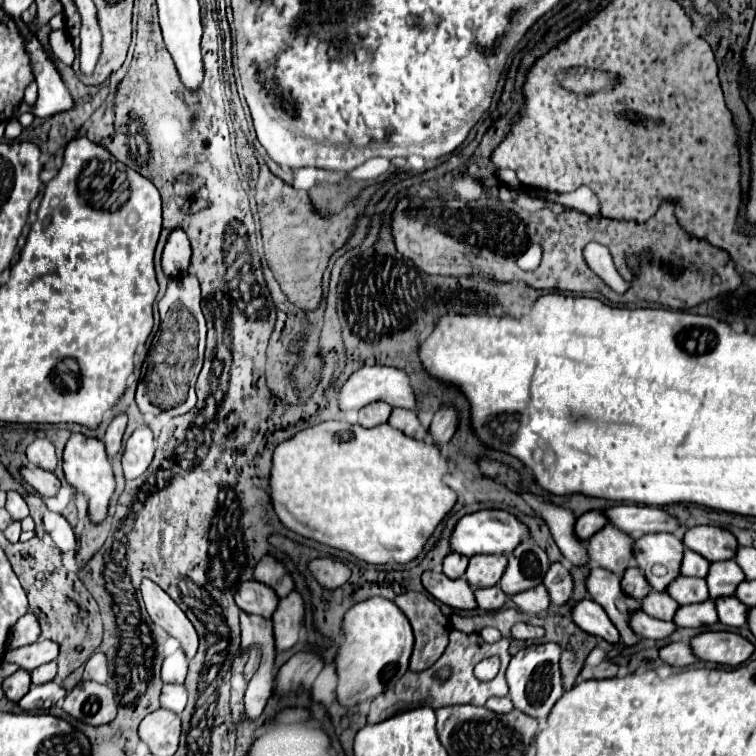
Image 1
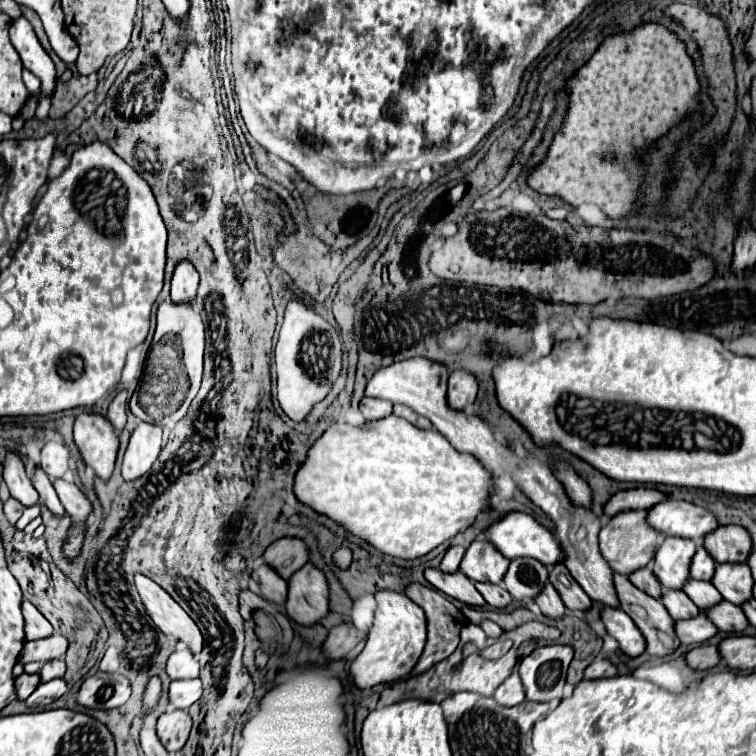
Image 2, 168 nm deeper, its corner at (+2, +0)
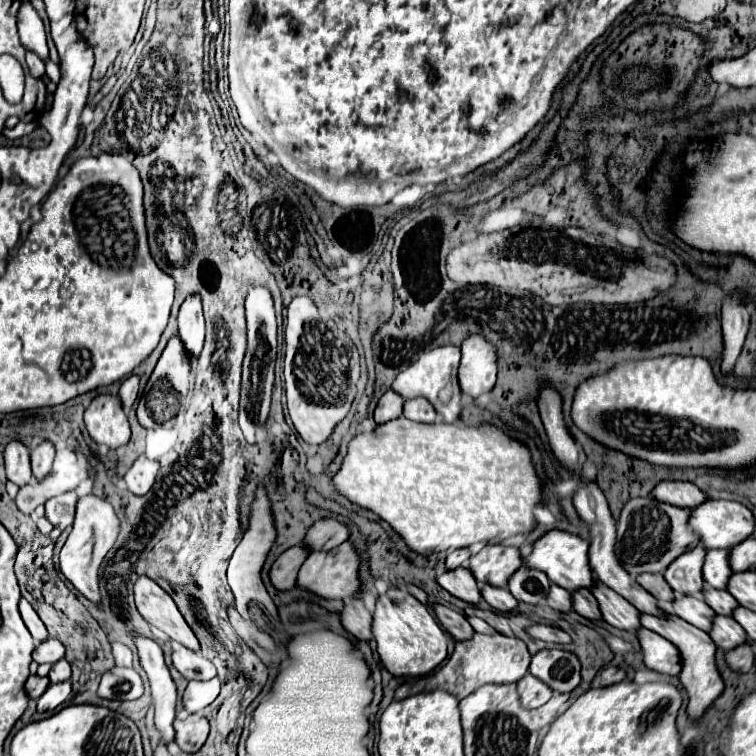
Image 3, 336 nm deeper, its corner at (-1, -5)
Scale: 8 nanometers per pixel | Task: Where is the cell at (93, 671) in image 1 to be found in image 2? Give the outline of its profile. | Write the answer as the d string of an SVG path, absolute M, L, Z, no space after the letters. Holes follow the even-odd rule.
M108 647L104 659L100 661L100 671L116 671L120 665L120 651L116 647Z

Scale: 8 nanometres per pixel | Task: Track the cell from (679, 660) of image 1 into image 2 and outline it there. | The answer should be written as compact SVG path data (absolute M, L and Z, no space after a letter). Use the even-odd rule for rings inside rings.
M700 645L694 647L688 655L688 665L694 669L712 669L720 663L720 651L716 645Z

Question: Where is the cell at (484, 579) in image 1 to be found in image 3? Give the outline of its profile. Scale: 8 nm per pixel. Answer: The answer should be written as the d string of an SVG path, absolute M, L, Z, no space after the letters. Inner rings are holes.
M487 544L479 554L469 558L469 570L479 584L507 588L507 580L521 568L521 554L513 546Z

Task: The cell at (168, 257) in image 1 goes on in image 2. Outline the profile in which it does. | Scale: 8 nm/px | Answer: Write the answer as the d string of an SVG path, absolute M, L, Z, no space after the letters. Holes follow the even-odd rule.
M182 261L176 265L172 277L172 301L174 303L192 303L198 291L198 271L192 263Z

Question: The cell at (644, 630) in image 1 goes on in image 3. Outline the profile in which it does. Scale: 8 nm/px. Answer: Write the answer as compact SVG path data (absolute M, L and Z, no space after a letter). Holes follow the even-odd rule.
M715 616L713 626L709 630L709 638L717 646L717 650L731 650L745 642L745 630L731 616Z

